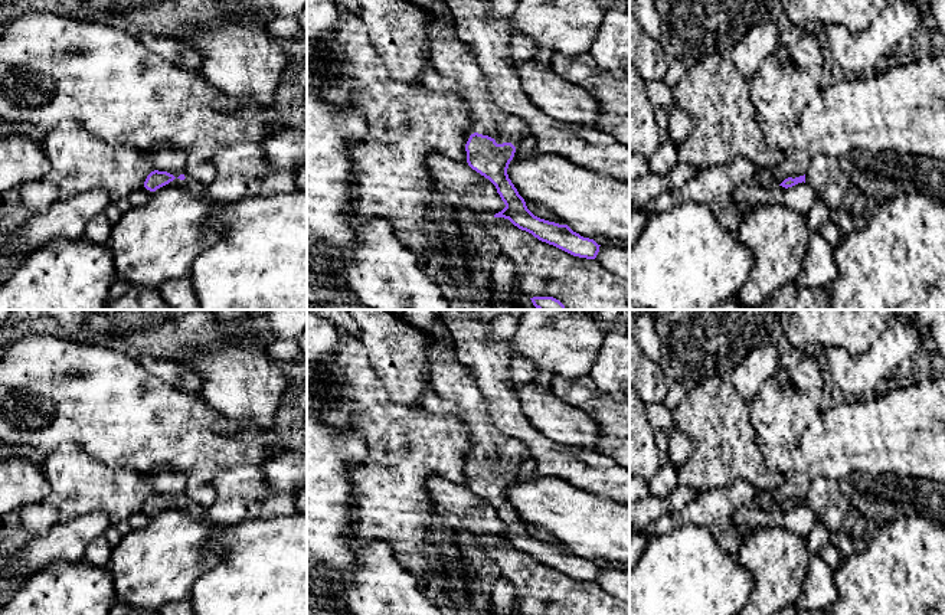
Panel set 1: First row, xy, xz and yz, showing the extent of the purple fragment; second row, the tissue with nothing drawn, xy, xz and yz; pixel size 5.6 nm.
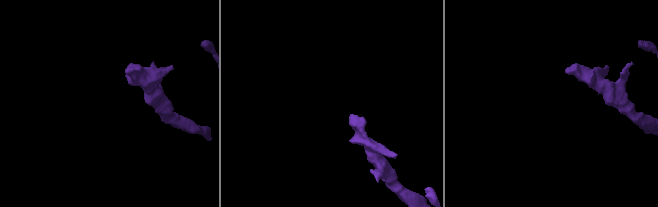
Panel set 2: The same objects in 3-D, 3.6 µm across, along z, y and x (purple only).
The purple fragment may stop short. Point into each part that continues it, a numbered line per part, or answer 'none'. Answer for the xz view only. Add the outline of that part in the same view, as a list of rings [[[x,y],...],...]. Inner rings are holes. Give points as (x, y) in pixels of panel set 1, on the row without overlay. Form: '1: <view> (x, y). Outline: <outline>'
1: xz (450, 379). Outline: [[[441,317],[422,331],[432,341],[428,350],[431,387],[439,398],[461,408],[461,426],[470,436],[474,455],[513,468],[529,458],[521,441],[511,439],[494,425],[488,403],[472,373],[458,360],[454,338]]]

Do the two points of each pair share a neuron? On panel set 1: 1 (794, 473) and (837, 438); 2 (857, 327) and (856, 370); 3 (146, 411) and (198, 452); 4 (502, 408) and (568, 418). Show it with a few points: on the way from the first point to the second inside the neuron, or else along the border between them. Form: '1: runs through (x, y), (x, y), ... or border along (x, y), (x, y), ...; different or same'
1: runs through (804, 468), (827, 448); same
2: border along (882, 333), (859, 355), (826, 347); different
3: runs through (159, 424), (173, 428), (185, 440); same
4: border along (514, 389), (523, 414), (546, 435); different

